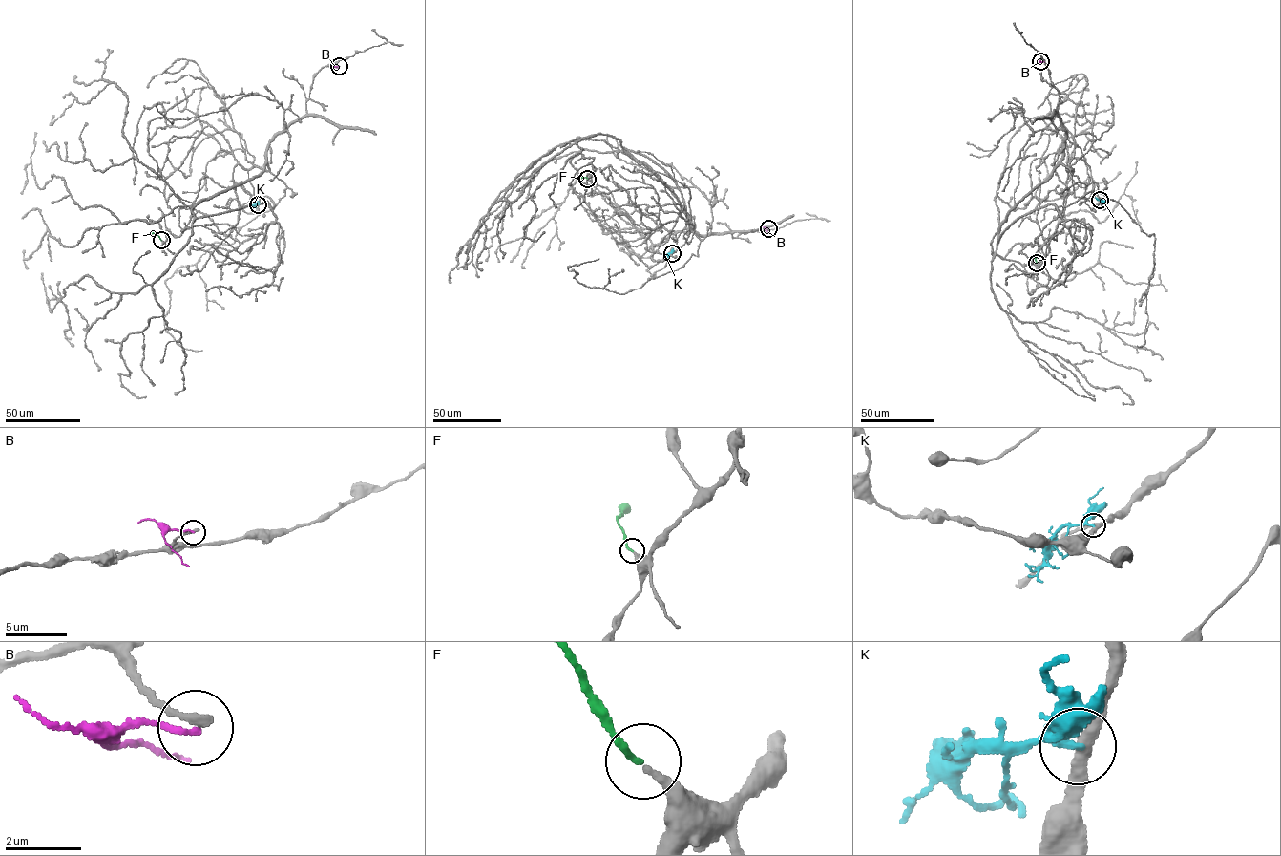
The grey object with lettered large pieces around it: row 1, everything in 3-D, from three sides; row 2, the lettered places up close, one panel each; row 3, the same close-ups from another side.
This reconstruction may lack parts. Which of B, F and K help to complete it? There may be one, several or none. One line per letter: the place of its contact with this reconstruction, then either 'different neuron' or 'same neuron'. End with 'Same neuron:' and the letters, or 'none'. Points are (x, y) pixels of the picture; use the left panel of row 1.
B: contact (339, 66); different neuron
F: contact (161, 240); same neuron
K: contact (258, 204); different neuron
Same neuron: F

